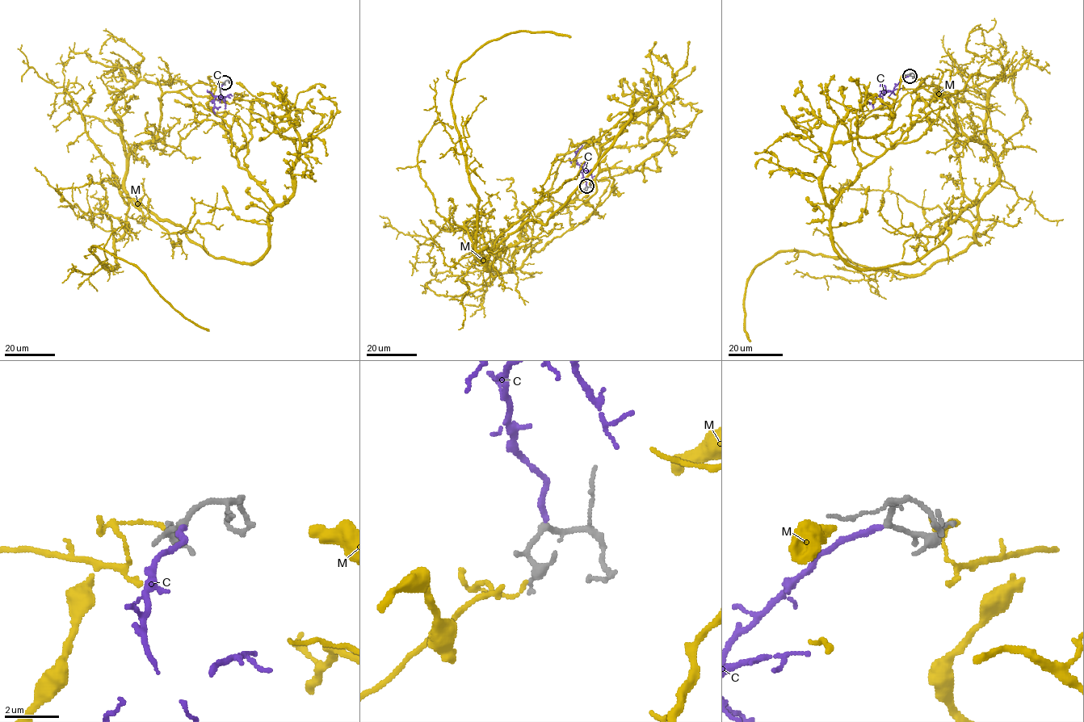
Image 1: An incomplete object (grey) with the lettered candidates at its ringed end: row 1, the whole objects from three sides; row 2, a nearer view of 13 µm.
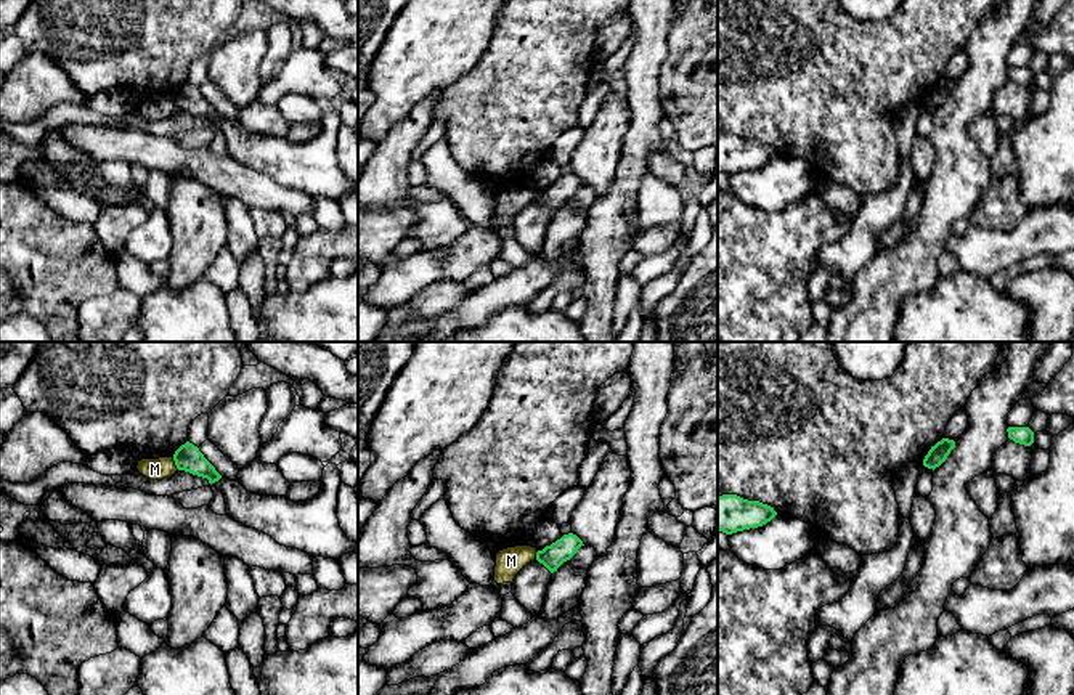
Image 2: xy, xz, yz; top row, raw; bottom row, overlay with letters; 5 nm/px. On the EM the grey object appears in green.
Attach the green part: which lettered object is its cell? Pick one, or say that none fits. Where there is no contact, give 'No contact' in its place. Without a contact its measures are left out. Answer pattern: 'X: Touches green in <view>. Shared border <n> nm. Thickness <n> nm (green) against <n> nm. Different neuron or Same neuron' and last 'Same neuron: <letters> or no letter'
C: No contact. Same neuron
M: Touches green in xy. Shared border 70 nm. Thickness 140 nm (green) against 110 nm. Different neuron
Same neuron: C

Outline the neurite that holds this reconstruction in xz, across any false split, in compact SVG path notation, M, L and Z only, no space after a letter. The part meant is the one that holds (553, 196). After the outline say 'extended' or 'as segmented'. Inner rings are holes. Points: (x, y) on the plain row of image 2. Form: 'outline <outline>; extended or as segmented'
outline M568 173L543 191L538 191L536 201L554 213L563 202L570 201L581 186L584 186L583 181L576 175Z; as segmented

